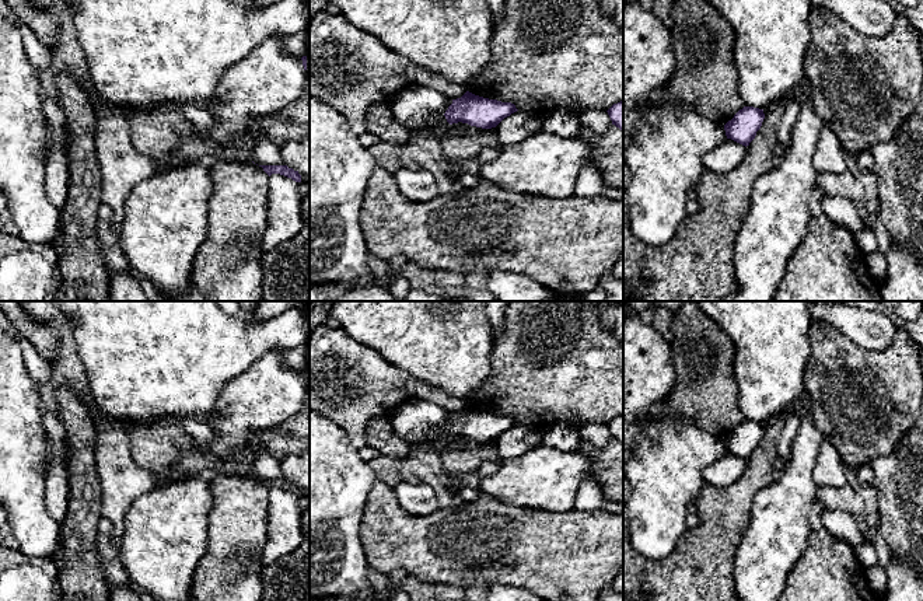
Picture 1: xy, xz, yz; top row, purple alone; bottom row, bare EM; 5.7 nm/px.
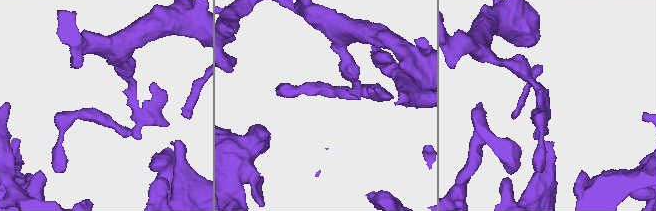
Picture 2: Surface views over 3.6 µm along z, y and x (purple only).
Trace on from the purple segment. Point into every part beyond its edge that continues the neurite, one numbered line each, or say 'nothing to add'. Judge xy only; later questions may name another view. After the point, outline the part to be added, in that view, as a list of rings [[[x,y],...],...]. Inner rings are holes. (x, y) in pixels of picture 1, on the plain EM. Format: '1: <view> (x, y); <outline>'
nothing to add

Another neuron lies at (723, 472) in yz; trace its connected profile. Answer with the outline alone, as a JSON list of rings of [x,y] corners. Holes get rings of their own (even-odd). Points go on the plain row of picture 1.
[[[726,453],[716,462],[709,465],[703,472],[705,485],[713,485],[716,488],[727,488],[734,483],[745,472],[747,461]]]

